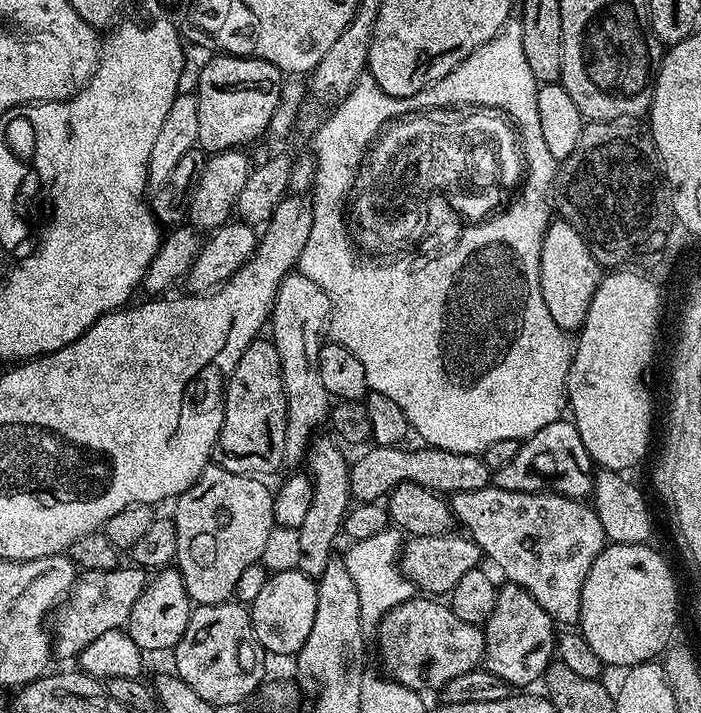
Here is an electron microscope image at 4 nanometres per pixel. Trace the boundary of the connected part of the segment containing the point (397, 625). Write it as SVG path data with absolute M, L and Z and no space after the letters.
M413 598L402 602L380 619L380 660L391 679L415 692L428 694L431 688L442 690L454 678L481 667L484 629L478 624L462 622L452 607L439 599L420 599L424 600Z

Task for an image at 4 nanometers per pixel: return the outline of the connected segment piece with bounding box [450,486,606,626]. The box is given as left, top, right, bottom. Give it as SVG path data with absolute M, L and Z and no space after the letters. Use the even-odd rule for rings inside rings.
M495 486L457 492L451 497L450 503L459 527L461 524L465 528L461 529L480 547L481 553L500 567L505 581L525 588L557 625L572 626L579 621L586 574L590 574L590 566L594 566L598 554L606 547L602 522L598 522L595 507L589 506L584 500L559 496L557 492L515 492Z

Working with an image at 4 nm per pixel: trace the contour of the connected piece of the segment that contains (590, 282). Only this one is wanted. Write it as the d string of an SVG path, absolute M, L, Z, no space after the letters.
M556 218L551 221L542 242L540 255L540 285L542 298L546 298L546 310L550 310L550 318L558 322L563 332L572 334L586 322L586 314L590 310L590 302L598 290L602 279L600 264L590 254L590 246L565 220Z

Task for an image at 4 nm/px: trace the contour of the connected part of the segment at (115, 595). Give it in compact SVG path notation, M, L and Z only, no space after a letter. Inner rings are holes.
M121 566L105 572L84 572L55 613L55 655L79 657L80 652L86 650L94 638L106 634L106 630L124 628L130 618L130 610L134 610L134 602L138 602L149 579L149 573L139 566Z

